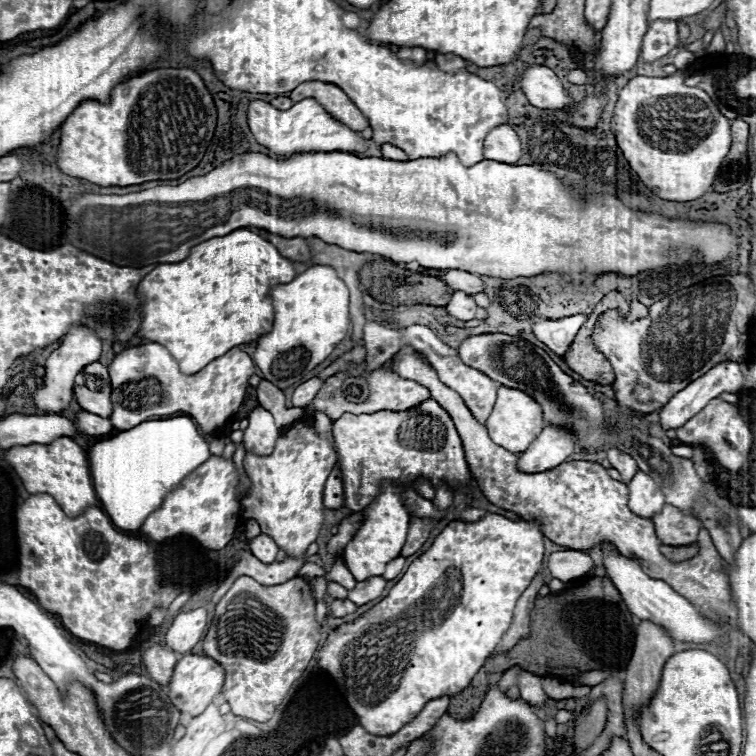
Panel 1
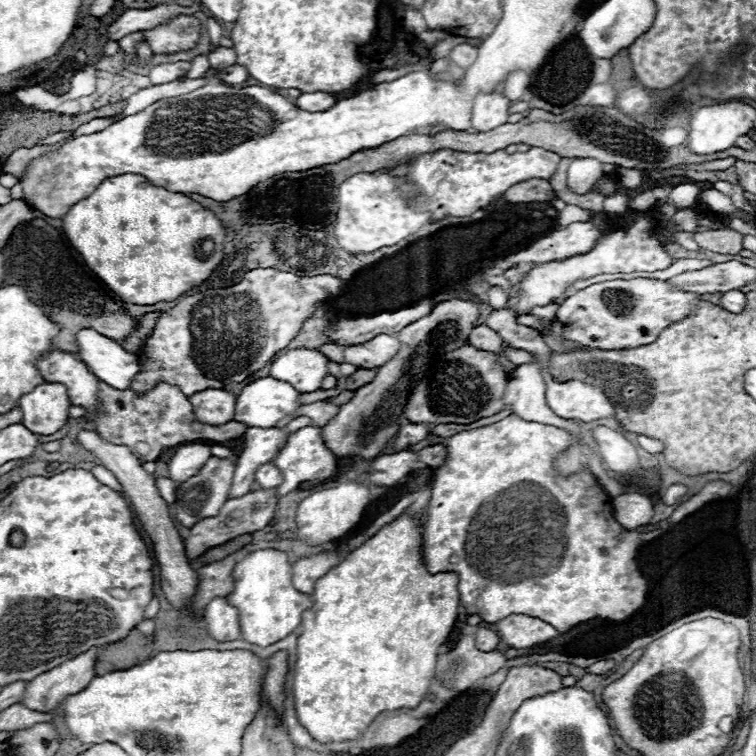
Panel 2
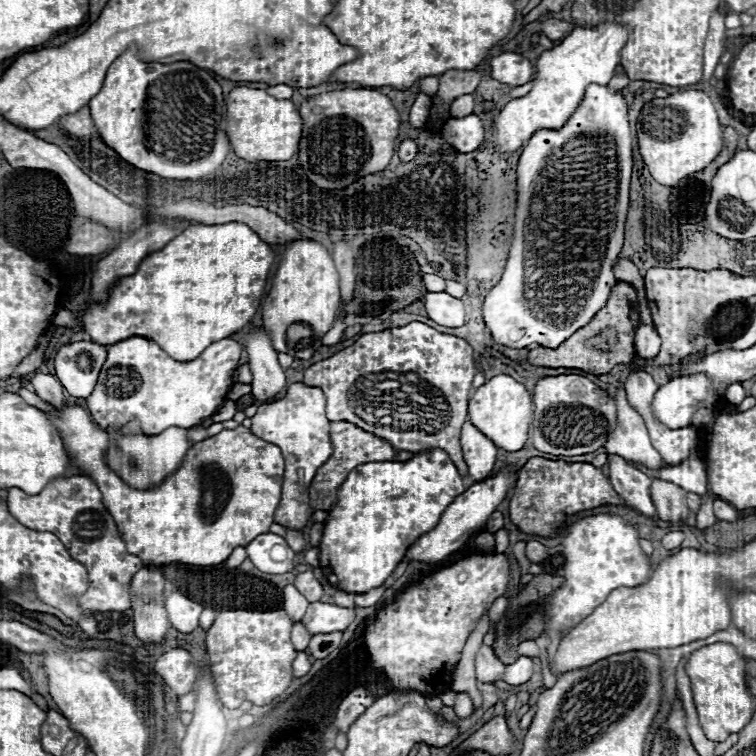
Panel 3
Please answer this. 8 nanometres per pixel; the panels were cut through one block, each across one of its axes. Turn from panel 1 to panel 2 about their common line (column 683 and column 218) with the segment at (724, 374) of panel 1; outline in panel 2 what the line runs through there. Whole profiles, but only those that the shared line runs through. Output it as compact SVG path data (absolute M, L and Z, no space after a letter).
M202 390L190 396L196 420L212 426L226 424L234 418L236 396L228 390Z

